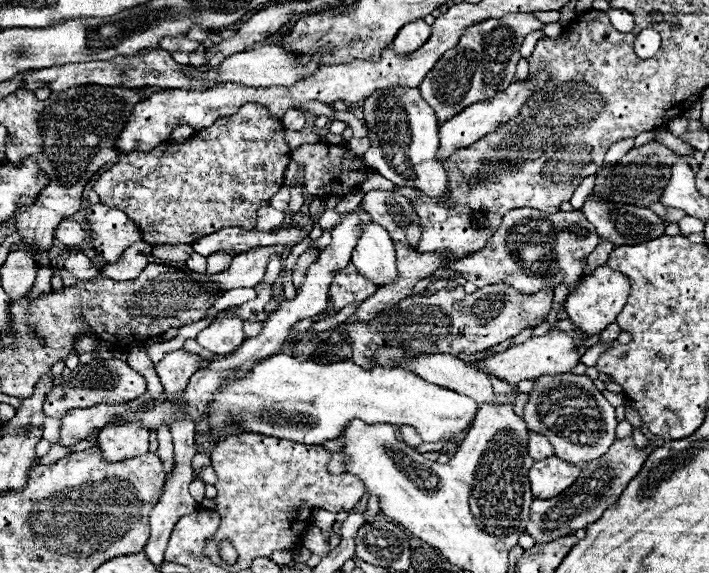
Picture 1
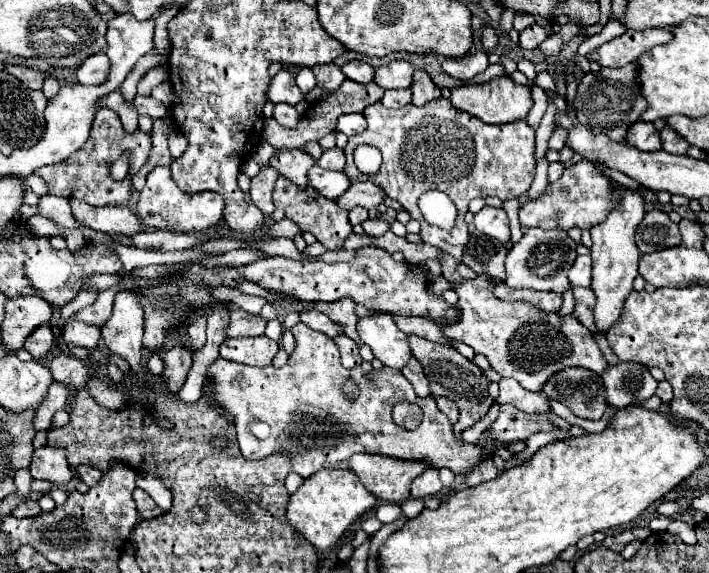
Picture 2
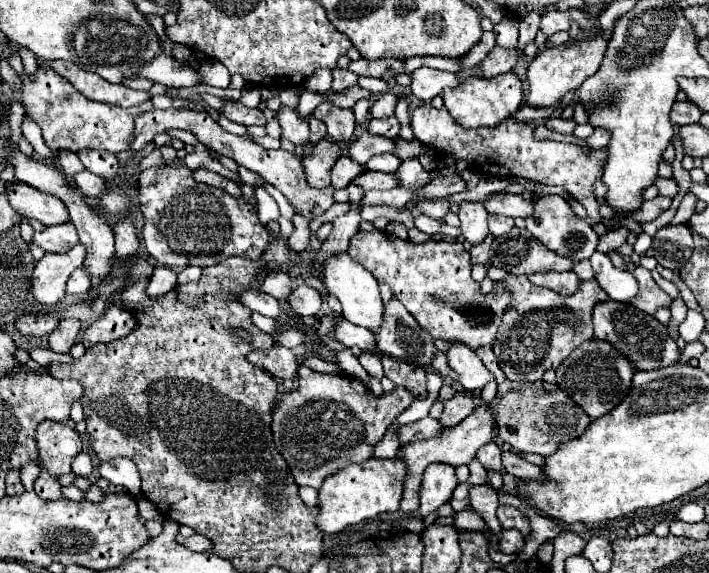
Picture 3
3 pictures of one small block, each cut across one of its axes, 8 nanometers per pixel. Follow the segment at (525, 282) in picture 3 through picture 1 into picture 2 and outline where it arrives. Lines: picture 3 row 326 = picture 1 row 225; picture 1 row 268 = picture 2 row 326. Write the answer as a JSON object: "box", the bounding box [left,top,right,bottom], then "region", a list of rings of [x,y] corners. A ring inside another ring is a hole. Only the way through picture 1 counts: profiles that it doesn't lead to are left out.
{"box":[344,230,608,392],"region":[[[388,230],[380,238],[374,238],[368,234],[362,234],[362,236],[350,234],[348,242],[344,244],[346,250],[352,250],[352,248],[358,250],[366,246],[374,246],[390,254],[402,252],[406,262],[413,265],[421,265],[430,258],[441,258],[442,274],[448,282],[452,282],[454,292],[458,294],[458,300],[460,300],[458,302],[460,310],[462,310],[460,322],[454,326],[442,328],[443,334],[446,338],[454,338],[468,344],[470,348],[474,348],[476,354],[484,354],[500,376],[518,380],[526,390],[540,392],[540,386],[544,386],[544,382],[554,372],[564,370],[568,366],[586,368],[596,374],[604,374],[604,370],[608,368],[608,362],[602,356],[592,332],[586,326],[582,326],[572,314],[562,318],[560,314],[544,314],[542,310],[536,310],[534,306],[528,306],[526,302],[500,302],[498,298],[494,298],[492,294],[494,284],[488,282],[486,276],[476,276],[474,280],[462,278],[456,270],[456,260],[448,252],[438,250],[436,246],[426,242],[418,242],[418,244],[406,242],[404,238],[396,236],[392,230]]]}

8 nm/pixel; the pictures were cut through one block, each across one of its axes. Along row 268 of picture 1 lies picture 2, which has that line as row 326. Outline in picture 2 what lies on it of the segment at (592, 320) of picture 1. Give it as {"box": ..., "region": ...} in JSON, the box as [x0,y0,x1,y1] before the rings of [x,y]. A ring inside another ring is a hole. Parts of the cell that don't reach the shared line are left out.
{"box":[590,188,644,334],"region":[[[618,188],[622,194],[620,206],[600,224],[596,224],[590,234],[594,240],[592,246],[592,292],[596,294],[596,306],[594,306],[594,322],[596,332],[606,334],[622,316],[624,302],[628,294],[632,292],[632,282],[638,276],[638,260],[640,252],[634,244],[634,230],[640,224],[640,218],[644,216],[644,198],[640,192]]]}

